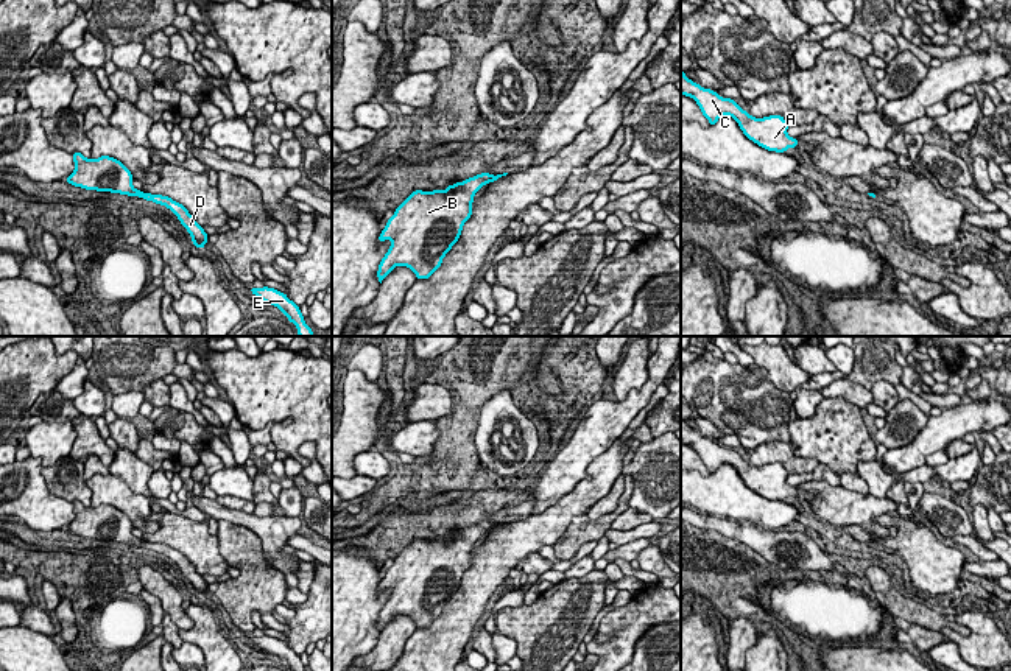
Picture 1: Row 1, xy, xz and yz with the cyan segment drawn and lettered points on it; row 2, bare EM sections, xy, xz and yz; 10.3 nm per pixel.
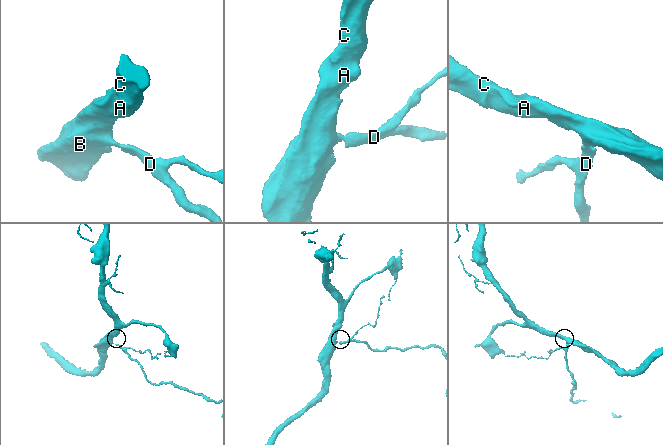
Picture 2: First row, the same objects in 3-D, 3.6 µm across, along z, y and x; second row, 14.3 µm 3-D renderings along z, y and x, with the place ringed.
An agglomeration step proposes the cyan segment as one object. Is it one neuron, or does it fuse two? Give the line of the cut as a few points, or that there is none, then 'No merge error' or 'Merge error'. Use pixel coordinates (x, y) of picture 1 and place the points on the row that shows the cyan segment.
No split. No merge error

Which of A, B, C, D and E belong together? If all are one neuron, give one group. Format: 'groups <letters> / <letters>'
groups A B C D E

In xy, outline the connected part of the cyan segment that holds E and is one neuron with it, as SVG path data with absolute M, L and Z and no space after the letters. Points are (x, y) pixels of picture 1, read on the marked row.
M252 286L249 291L260 297L262 302L277 307L288 318L288 321L296 325L299 336L315 336L313 330L305 324L301 308L290 300L285 293L268 286Z

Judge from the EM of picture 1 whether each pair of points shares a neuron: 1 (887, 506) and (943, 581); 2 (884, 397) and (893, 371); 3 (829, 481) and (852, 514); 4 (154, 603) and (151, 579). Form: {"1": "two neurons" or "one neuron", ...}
{"1": "two neurons", "2": "two neurons", "3": "one neuron", "4": "two neurons"}

